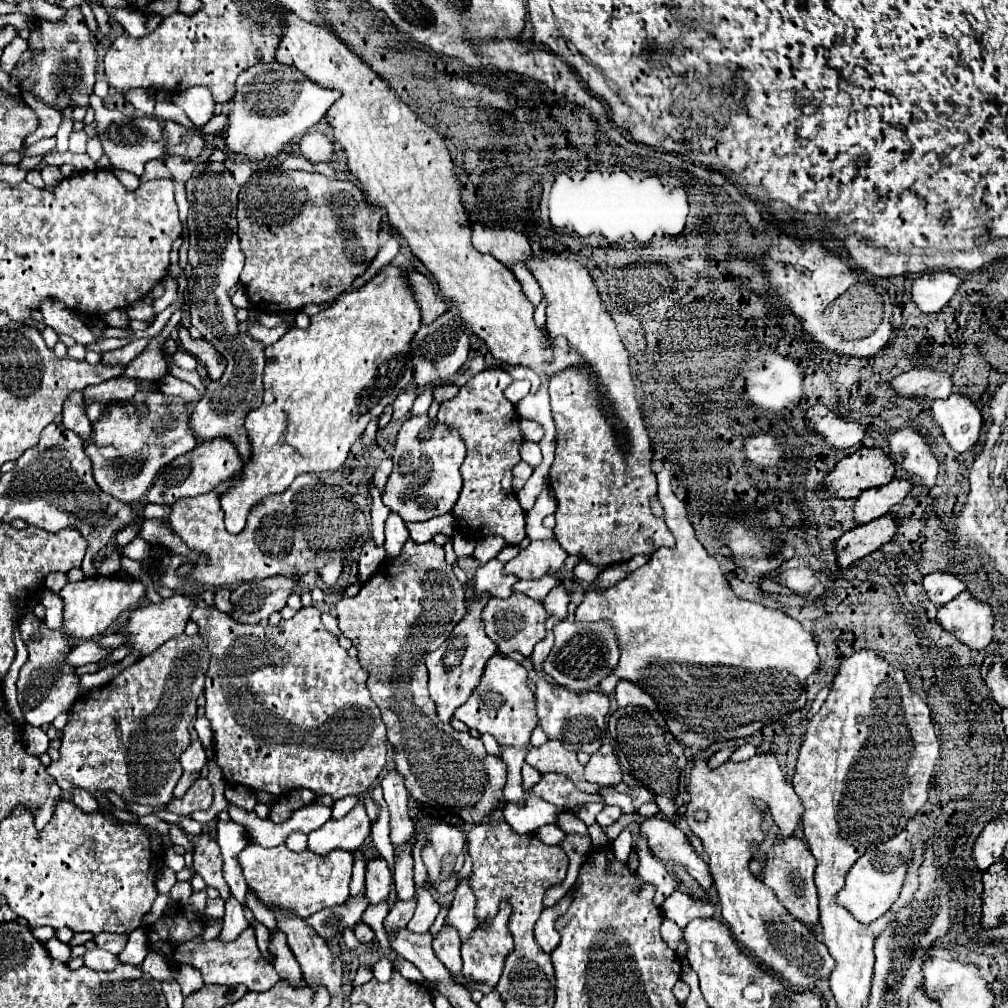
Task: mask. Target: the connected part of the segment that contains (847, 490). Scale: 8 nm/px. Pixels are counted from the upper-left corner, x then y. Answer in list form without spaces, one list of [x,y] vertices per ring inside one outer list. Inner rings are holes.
[[[861,447],[857,453],[843,457],[821,483],[821,491],[827,497],[851,499],[863,489],[881,487],[893,479],[893,461],[885,457],[881,449]]]

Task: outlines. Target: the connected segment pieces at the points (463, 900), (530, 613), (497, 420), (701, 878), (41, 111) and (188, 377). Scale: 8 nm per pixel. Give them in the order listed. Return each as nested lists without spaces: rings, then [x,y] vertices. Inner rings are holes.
[[[463,879],[455,889],[455,897],[453,897],[449,915],[445,919],[445,927],[455,927],[459,931],[461,941],[467,941],[475,931],[475,927],[479,927],[473,907],[475,907],[475,895],[467,885],[467,881]]]
[[[513,593],[509,599],[495,599],[495,597],[491,597],[487,607],[483,609],[481,619],[483,619],[483,629],[485,629],[487,637],[497,643],[501,653],[519,651],[525,657],[529,657],[533,653],[535,643],[545,637],[547,613],[545,613],[541,603],[529,599],[523,593]]]
[[[487,367],[469,379],[457,397],[439,407],[437,421],[449,429],[455,429],[467,447],[467,457],[461,465],[463,489],[451,511],[461,533],[471,539],[497,535],[503,537],[507,545],[519,545],[525,539],[525,511],[511,489],[511,471],[521,461],[519,449],[523,445],[523,435],[515,405],[503,395],[511,381],[513,379],[505,369]]]
[[[657,817],[645,819],[641,827],[643,827],[641,831],[645,833],[653,855],[657,855],[663,861],[673,859],[675,863],[681,863],[691,875],[695,875],[695,879],[701,883],[703,889],[707,891],[713,889],[711,871],[707,867],[707,861],[697,855],[697,851],[693,849],[693,845],[689,843],[689,839],[679,827],[663,819],[657,819]]]
[[[21,89],[21,95],[25,97],[25,103],[35,111],[37,119],[39,119],[39,127],[35,133],[31,133],[27,139],[25,139],[25,145],[33,145],[37,143],[39,139],[45,139],[45,137],[55,137],[61,121],[63,121],[63,115],[59,111],[55,111],[53,107],[37,101],[31,93],[27,93],[25,89]]]
[[[165,355],[165,359],[167,359],[167,363],[169,363],[169,373],[171,373],[171,375],[175,375],[175,377],[179,377],[179,379],[183,379],[183,381],[191,383],[191,385],[195,385],[201,393],[205,391],[205,385],[201,383],[201,379],[199,379],[197,371],[183,371],[183,369],[177,369],[177,367],[173,367],[171,357],[167,357],[167,355]]]

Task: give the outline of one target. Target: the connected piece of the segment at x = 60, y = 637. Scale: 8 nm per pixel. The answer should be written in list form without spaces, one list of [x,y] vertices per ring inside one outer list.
[[[45,625],[41,627],[41,639],[29,641],[29,659],[19,671],[17,681],[17,701],[23,711],[23,717],[29,725],[41,727],[51,723],[61,711],[67,711],[79,697],[79,677],[73,673],[73,667],[63,663],[63,655],[71,649],[65,639],[65,633],[51,631]]]

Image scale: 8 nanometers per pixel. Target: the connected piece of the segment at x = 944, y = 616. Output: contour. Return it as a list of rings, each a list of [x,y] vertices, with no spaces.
[[[969,591],[939,607],[937,623],[969,649],[985,649],[993,639],[993,611],[987,603],[975,601]]]

